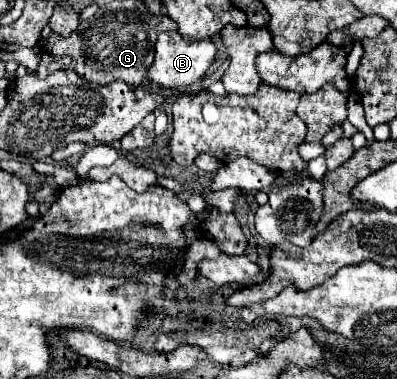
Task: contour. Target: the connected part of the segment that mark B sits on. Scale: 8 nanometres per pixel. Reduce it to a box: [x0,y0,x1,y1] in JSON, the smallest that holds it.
[147,32,217,88]

